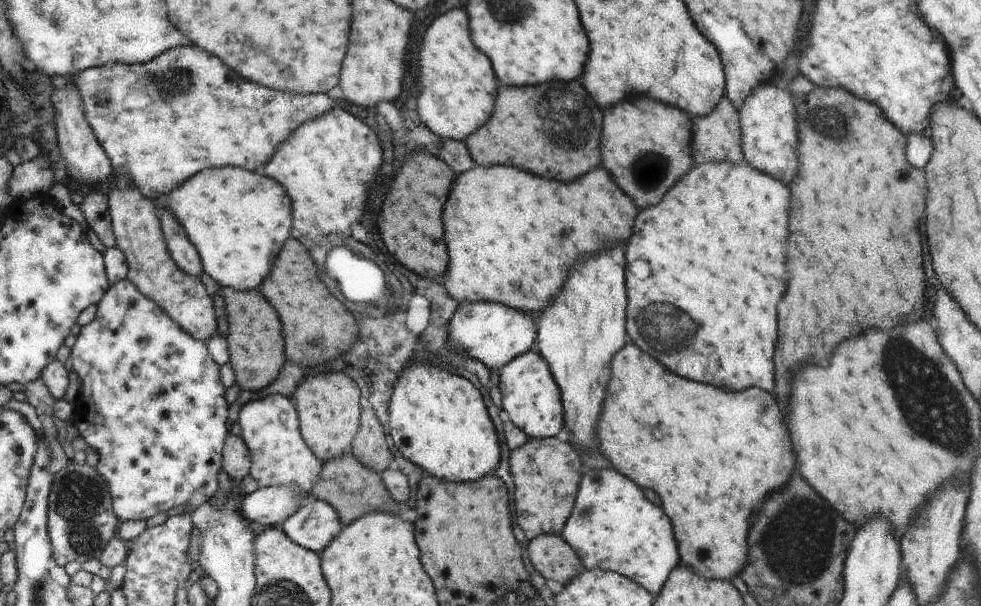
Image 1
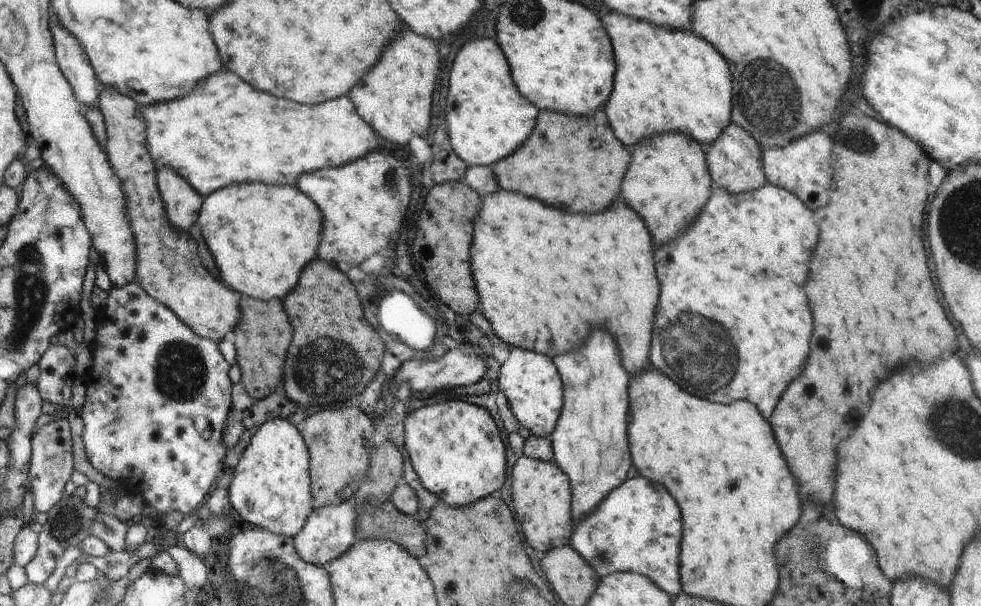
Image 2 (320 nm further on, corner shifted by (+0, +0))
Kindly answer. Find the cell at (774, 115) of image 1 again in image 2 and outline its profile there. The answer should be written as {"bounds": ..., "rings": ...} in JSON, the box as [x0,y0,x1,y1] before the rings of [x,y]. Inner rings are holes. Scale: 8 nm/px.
{"bounds":[762,132,832,210],"rings":[[[812,132],[804,138],[792,140],[788,146],[774,146],[762,149],[762,172],[768,183],[772,183],[792,194],[796,194],[808,208],[816,210],[830,200],[832,180],[832,140],[822,132]]]}

